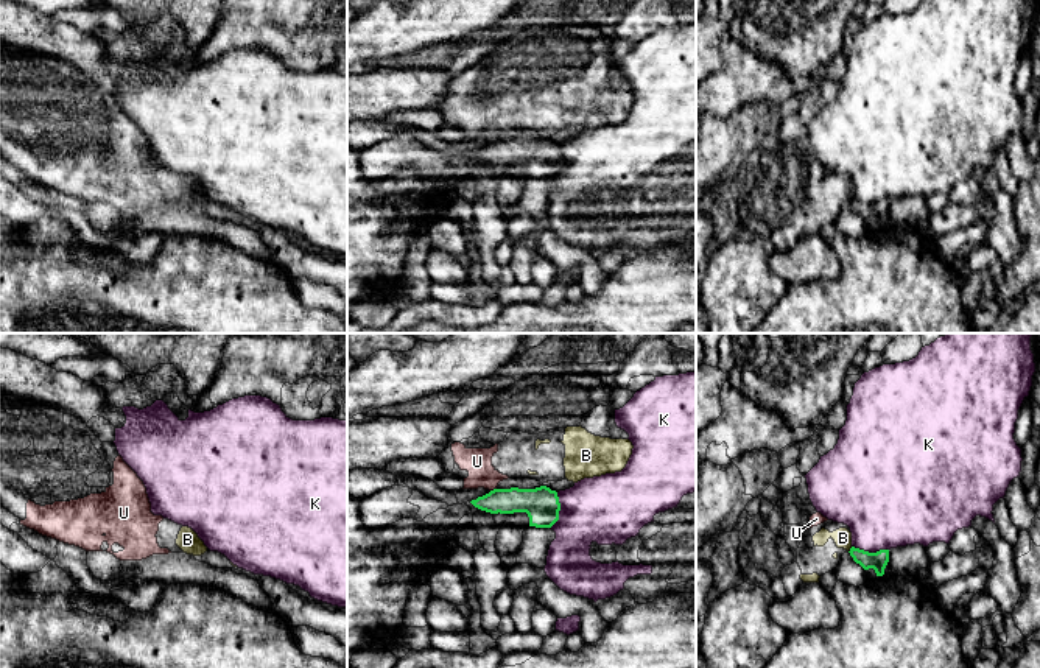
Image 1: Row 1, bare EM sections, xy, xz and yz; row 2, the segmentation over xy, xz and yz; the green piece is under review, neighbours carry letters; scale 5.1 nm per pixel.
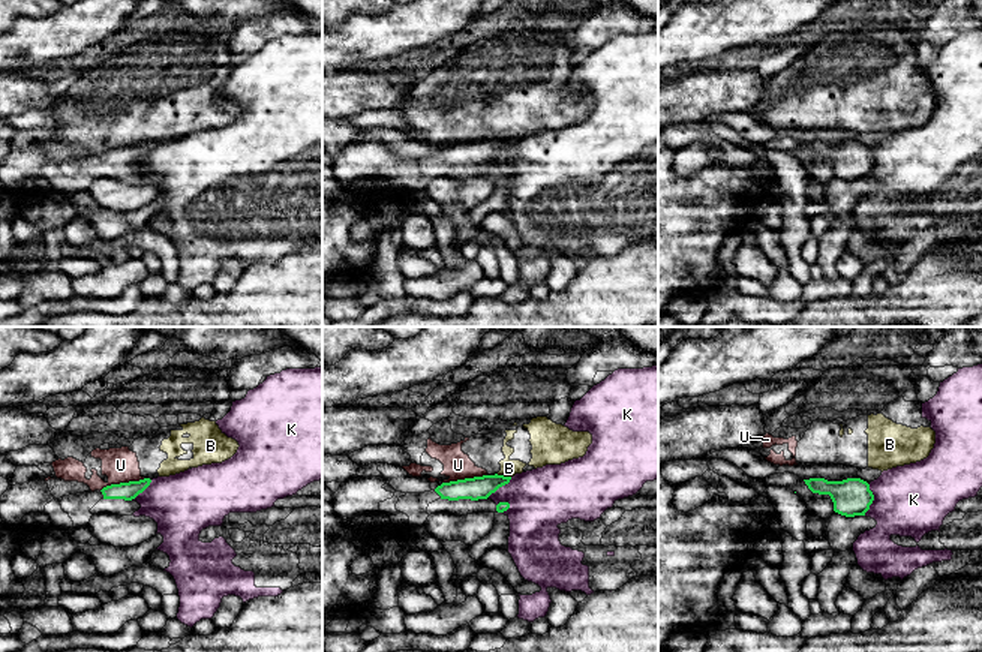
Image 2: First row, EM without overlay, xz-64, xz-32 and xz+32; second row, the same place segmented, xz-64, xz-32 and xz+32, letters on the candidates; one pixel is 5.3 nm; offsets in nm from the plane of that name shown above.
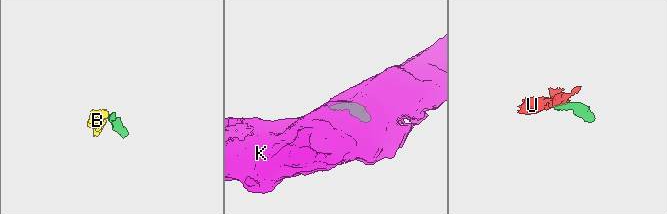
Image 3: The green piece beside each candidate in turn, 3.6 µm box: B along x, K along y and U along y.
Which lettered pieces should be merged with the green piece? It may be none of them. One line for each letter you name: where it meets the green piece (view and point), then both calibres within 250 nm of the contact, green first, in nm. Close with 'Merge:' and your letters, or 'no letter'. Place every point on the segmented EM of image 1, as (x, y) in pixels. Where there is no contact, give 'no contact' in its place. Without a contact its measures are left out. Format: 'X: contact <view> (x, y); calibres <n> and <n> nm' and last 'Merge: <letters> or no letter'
Merge: no letter

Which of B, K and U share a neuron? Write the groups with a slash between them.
B U / K

